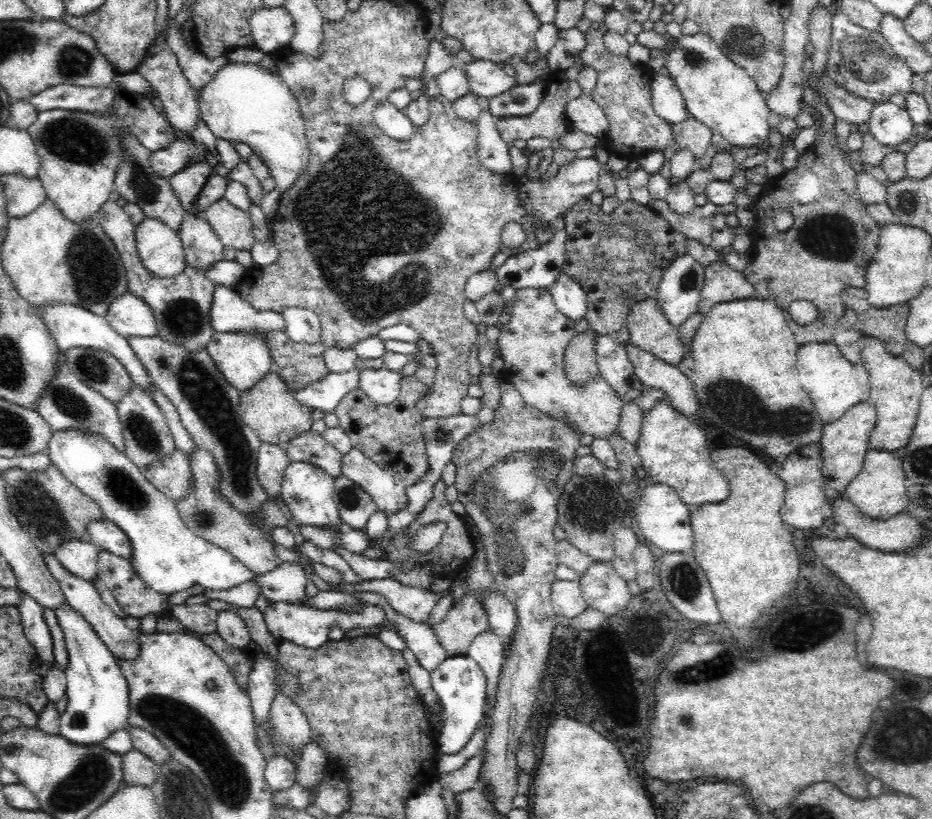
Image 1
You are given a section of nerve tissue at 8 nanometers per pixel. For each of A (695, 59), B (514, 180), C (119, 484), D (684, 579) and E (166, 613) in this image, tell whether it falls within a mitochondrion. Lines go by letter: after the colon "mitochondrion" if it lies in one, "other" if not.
A: mitochondrion
B: other
C: mitochondrion
D: mitochondrion
E: other

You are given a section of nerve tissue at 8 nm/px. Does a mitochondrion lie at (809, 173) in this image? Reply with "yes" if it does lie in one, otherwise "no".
no

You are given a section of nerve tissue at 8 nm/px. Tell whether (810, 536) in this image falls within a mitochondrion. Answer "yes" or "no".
no

